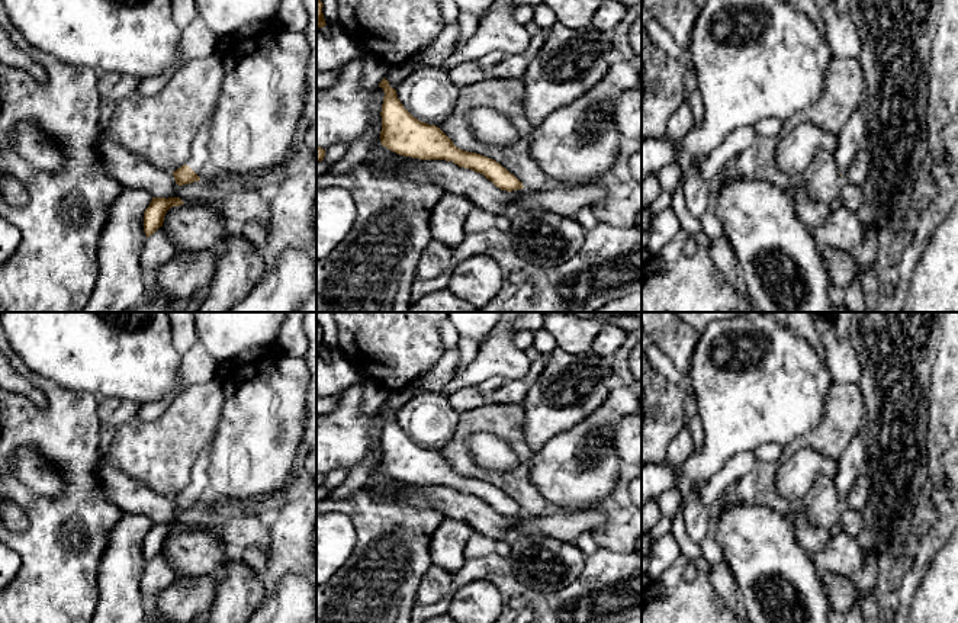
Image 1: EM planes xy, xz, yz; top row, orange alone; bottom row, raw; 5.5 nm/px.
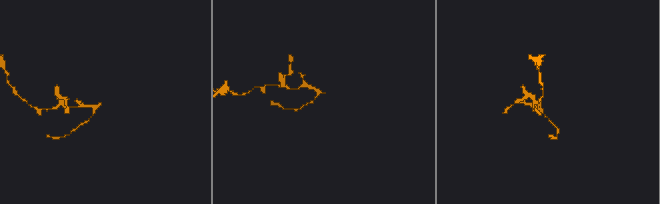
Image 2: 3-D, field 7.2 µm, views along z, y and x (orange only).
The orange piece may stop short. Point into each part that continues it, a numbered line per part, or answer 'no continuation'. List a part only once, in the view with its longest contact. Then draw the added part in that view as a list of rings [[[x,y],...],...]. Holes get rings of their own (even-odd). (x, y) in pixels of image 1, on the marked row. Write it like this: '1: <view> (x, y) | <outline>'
1: xy (198, 161) | [[[218,106],[215,107],[212,116],[200,126],[190,147],[190,157],[186,161],[186,166],[189,166],[199,177],[209,171],[208,142],[210,138],[212,119],[216,113],[216,109]]]

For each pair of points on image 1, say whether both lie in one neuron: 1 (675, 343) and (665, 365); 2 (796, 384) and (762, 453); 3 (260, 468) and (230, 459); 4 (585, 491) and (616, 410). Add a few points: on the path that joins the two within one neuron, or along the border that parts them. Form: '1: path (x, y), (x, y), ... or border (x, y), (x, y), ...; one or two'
1: border (656, 346), (685, 373); two
2: border (781, 448), (774, 443), (762, 443), (752, 452); two
3: path (253, 462), (237, 459); one
4: path (571, 468), (571, 448), (587, 429), (592, 427); one

